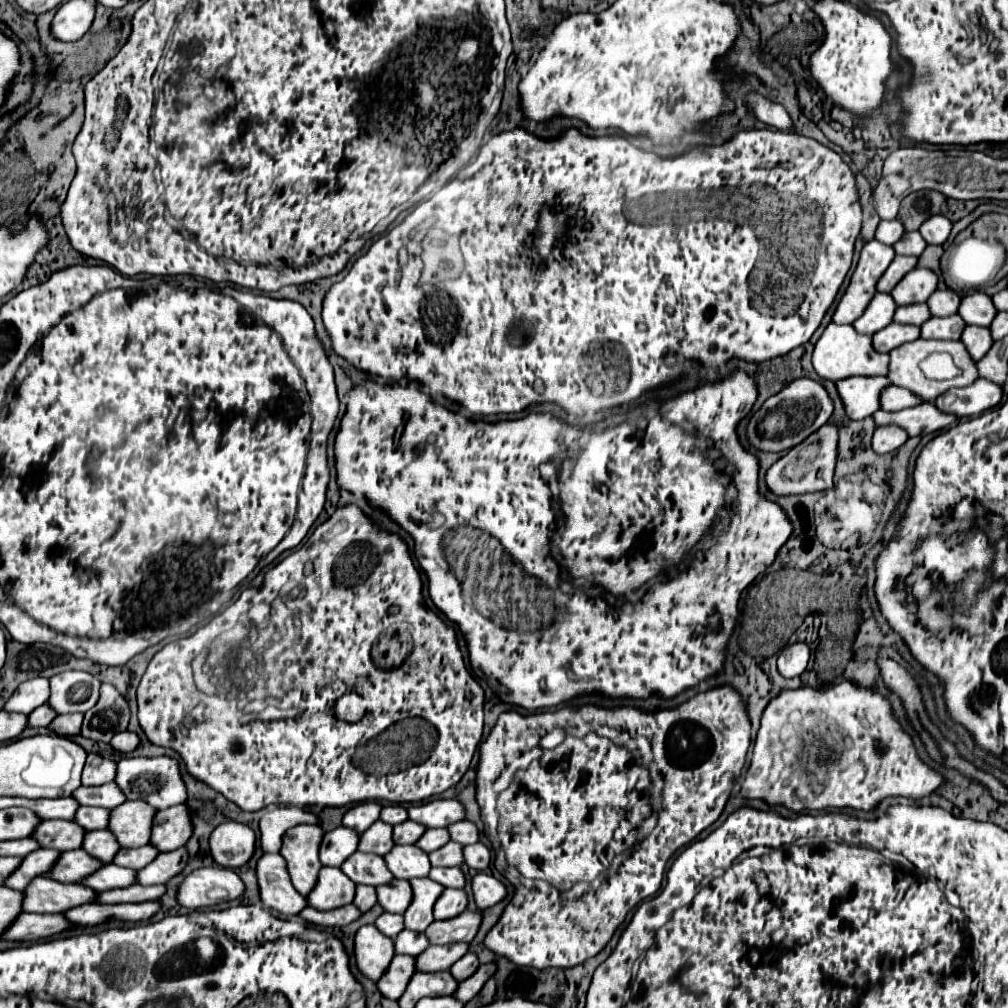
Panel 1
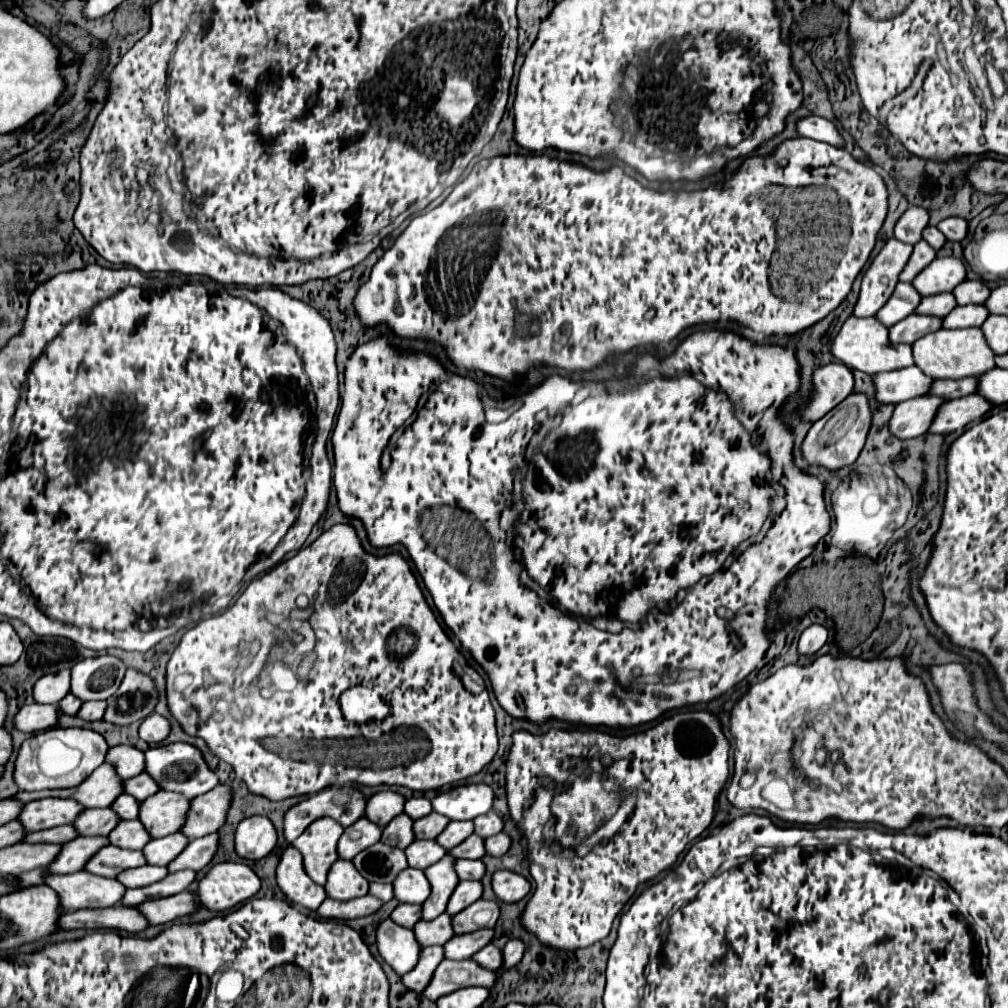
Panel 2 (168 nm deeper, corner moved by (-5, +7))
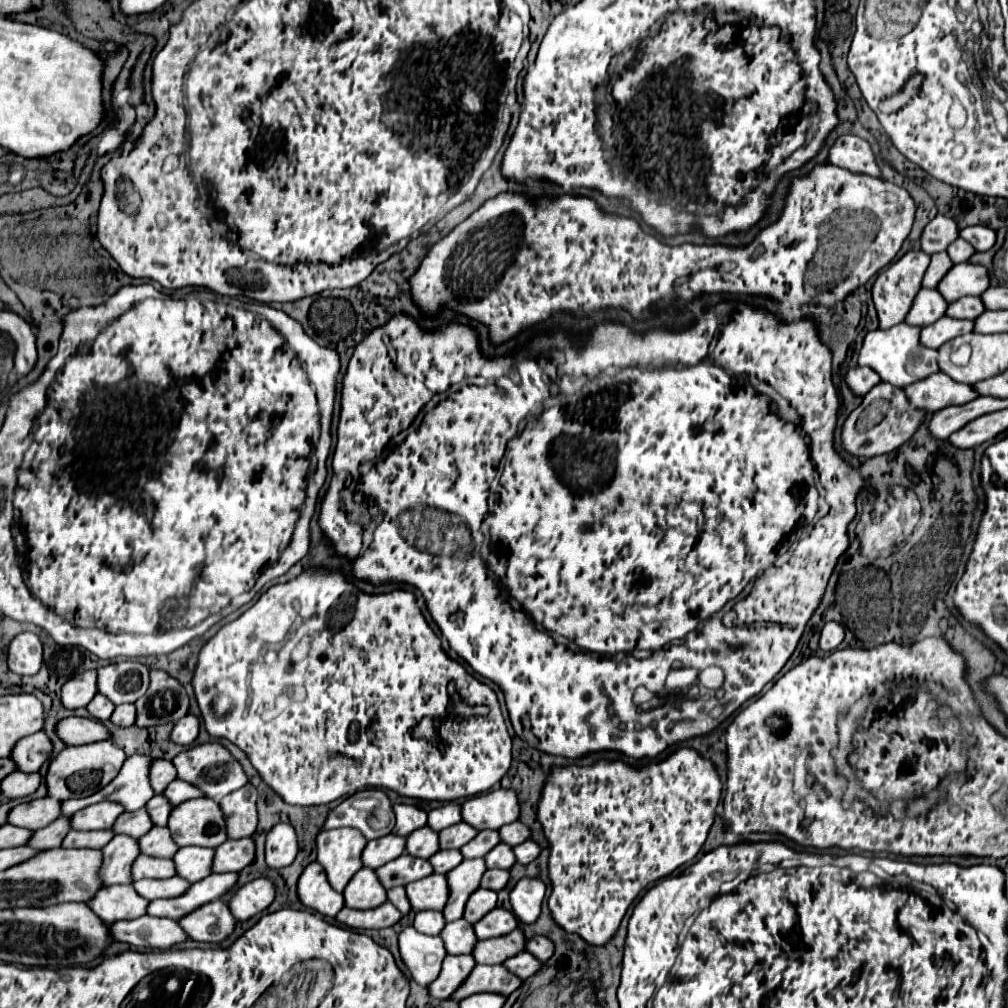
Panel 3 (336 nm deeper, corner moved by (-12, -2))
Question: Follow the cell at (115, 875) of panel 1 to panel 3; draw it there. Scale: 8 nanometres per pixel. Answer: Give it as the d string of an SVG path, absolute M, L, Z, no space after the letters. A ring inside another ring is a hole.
M170 877L170 879L142 879L142 881L134 881L134 889L144 895L144 899L152 901L152 899L168 899L168 897L176 897L182 895L186 889L190 887L188 881L180 879L180 877Z

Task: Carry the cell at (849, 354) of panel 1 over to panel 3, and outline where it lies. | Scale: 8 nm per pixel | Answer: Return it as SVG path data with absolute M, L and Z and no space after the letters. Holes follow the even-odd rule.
M906 323L894 325L884 331L882 329L868 331L862 341L862 347L858 351L858 365L874 369L882 381L886 381L894 387L906 387L910 383L916 383L916 381L936 373L938 371L936 351L920 347L918 333L920 333L920 327L910 327Z

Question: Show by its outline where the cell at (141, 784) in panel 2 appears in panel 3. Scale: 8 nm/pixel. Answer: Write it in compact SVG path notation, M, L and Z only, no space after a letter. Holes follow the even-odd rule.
M172 781L166 789L164 789L164 793L162 793L170 803L174 803L174 805L180 805L180 803L184 803L184 801L188 801L188 799L194 799L194 797L202 797L200 795L200 791L196 791L196 787L192 787L192 785L188 785L188 783L184 783L184 781Z

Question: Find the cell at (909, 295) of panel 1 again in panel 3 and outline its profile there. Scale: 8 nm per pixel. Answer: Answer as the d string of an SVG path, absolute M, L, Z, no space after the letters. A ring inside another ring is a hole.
M960 263L960 265L954 265L952 271L944 275L936 291L948 303L952 303L966 295L980 295L988 289L988 285L990 285L990 277L988 277L986 267L972 265L972 263Z

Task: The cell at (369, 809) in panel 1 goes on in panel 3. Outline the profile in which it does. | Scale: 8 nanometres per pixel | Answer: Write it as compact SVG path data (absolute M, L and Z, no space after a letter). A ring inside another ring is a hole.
M394 805L394 815L396 815L396 825L394 831L400 837L406 837L418 827L426 825L426 811L414 807L414 805Z

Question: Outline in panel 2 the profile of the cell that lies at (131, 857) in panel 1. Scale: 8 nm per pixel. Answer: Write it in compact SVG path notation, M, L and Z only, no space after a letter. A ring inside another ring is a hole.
M177 832L177 834L165 836L165 838L151 840L149 846L143 848L143 854L149 864L167 866L169 862L173 862L173 858L177 858L177 854L181 854L181 850L185 850L187 844L189 844L189 840L185 838L185 834Z

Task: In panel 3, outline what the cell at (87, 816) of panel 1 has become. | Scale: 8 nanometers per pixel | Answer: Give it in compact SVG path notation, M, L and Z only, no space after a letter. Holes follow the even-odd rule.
M154 795L154 799L150 799L150 801L146 803L148 817L150 817L150 821L152 821L156 827L164 827L164 825L166 825L166 819L168 819L170 809L172 809L172 805L170 805L162 795Z

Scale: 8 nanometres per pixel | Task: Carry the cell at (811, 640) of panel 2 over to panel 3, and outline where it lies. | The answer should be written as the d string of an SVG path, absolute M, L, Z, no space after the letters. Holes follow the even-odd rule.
M830 621L824 625L822 629L822 635L820 635L820 649L822 651L834 651L844 639L844 627Z

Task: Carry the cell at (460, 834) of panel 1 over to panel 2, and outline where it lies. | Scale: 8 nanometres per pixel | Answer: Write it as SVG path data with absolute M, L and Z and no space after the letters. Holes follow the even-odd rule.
M493 810L489 814L483 814L483 816L475 818L473 822L475 822L475 832L481 838L489 838L489 836L499 834L503 830L503 820Z

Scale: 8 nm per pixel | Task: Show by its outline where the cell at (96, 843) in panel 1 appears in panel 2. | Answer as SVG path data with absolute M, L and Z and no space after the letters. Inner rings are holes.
M121 820L117 828L109 834L113 846L129 848L129 850L143 850L147 842L151 842L149 832L139 820Z

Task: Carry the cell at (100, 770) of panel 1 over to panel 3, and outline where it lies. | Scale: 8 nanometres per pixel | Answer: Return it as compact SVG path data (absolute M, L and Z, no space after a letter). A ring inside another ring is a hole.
M154 759L148 767L148 779L154 789L154 793L162 793L164 787L176 779L176 769L172 767L172 761L166 759Z

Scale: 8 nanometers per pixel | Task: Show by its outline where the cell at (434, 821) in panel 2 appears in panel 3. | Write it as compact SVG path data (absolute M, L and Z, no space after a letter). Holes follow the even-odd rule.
M456 823L452 827L446 827L438 835L440 835L440 849L460 849L476 835L476 829L468 827L468 823Z

